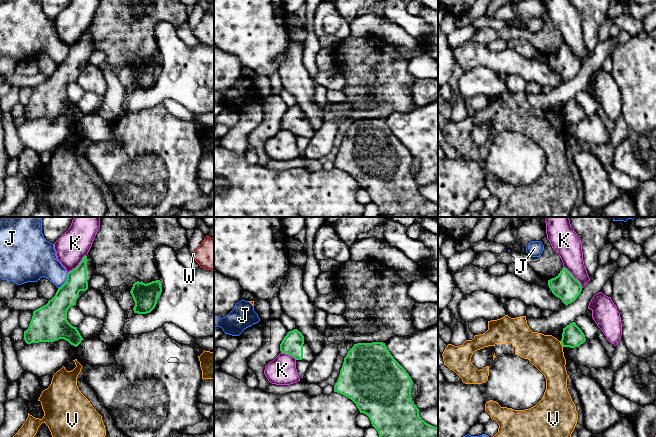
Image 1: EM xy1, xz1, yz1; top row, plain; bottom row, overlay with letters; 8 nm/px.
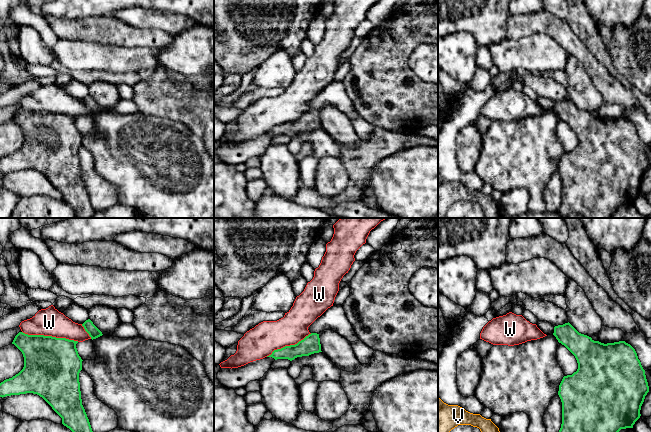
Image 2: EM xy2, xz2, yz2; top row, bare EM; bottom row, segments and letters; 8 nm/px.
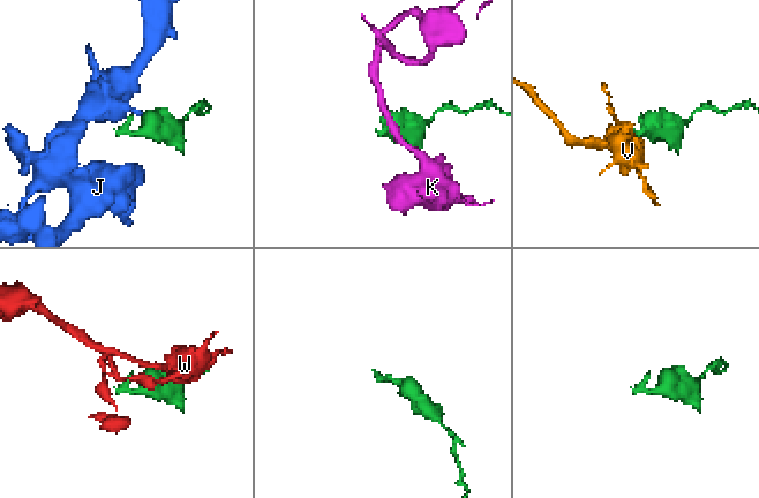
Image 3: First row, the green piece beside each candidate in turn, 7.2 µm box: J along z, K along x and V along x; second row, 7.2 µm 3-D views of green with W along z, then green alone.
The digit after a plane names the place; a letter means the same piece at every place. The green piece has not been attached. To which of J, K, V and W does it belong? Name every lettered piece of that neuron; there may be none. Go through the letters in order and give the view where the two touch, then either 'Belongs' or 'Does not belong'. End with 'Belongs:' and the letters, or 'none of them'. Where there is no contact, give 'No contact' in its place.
J: Touches green in xy1. Does not belong
K: Touches green in yz1. Does not belong
V: Touches green in yz1. Does not belong
W: Touches green in xy2. Does not belong
Belongs: none of them

